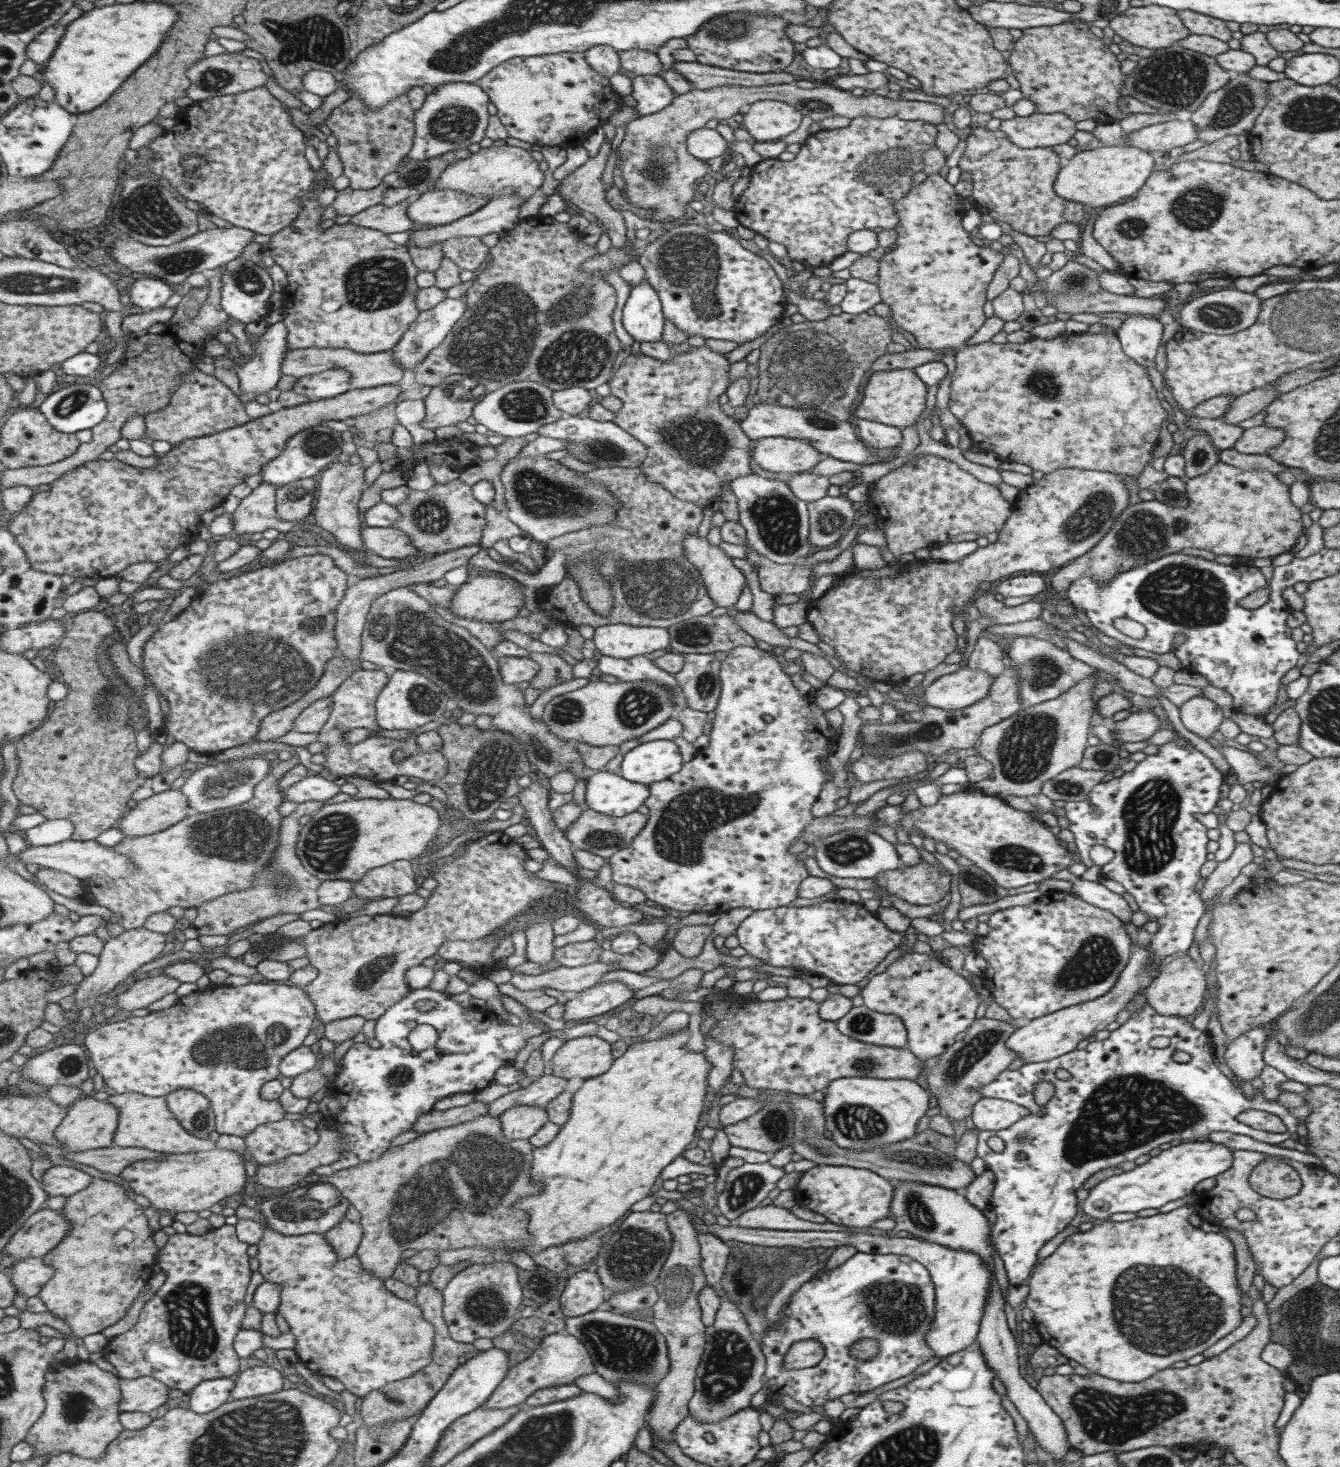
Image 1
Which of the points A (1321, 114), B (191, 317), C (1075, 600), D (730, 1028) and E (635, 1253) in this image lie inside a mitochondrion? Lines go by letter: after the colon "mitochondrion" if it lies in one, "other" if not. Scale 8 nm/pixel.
A: mitochondrion
B: other
C: other
D: mitochondrion
E: mitochondrion

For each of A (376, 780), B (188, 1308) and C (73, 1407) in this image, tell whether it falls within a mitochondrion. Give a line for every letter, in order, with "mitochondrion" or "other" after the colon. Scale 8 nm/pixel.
A: other
B: mitochondrion
C: mitochondrion

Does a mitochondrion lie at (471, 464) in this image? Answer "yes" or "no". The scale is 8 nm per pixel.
no

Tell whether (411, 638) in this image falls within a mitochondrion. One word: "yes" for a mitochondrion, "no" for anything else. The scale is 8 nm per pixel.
yes

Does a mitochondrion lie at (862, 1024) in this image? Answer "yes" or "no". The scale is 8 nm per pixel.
yes

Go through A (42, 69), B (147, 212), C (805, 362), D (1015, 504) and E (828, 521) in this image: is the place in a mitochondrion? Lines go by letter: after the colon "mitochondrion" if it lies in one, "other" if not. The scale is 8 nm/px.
A: other
B: mitochondrion
C: mitochondrion
D: other
E: mitochondrion

